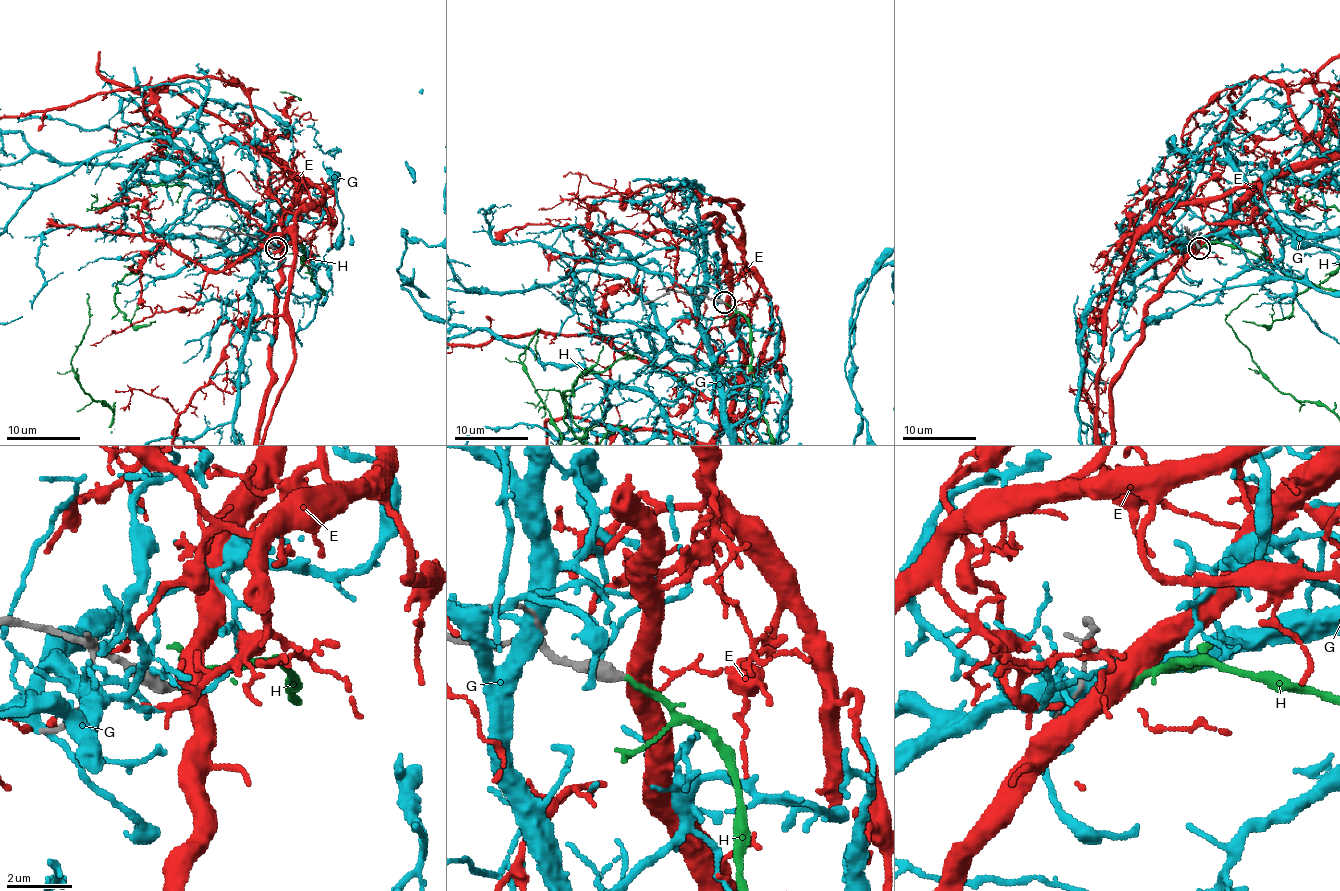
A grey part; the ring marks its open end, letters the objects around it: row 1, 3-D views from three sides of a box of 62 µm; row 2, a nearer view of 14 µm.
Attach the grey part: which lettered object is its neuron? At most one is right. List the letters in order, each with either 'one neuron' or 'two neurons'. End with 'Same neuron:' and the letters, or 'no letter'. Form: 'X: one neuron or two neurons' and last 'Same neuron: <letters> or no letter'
E: two neurons
G: two neurons
H: one neuron
Same neuron: H

